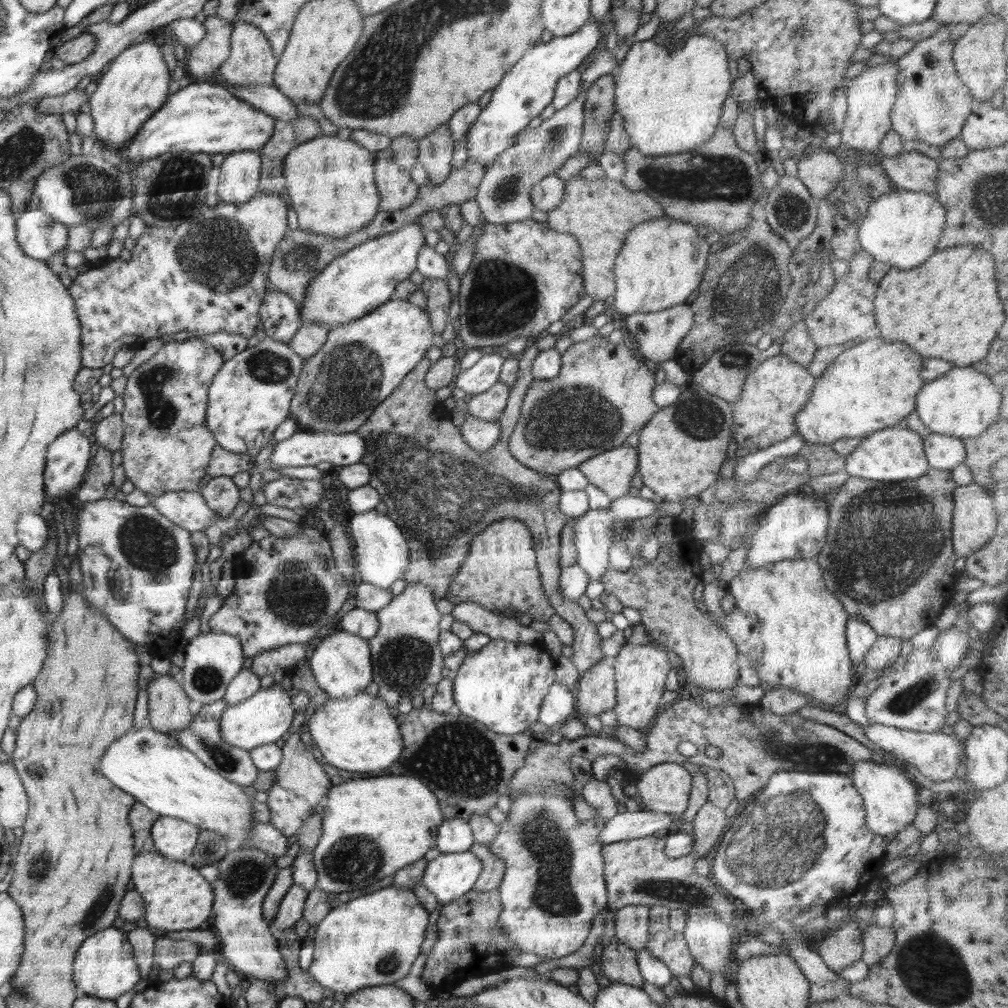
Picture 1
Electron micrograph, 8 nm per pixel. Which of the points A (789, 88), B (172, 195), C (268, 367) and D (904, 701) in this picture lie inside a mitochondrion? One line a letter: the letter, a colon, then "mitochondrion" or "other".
A: other
B: mitochondrion
C: mitochondrion
D: mitochondrion

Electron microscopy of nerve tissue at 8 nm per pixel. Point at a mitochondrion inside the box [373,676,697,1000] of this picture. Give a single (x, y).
(460, 754)

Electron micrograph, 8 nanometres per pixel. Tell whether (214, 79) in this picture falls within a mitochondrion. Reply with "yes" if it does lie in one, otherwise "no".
no

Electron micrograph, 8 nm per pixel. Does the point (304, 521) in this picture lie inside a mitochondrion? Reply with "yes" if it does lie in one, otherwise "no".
no

